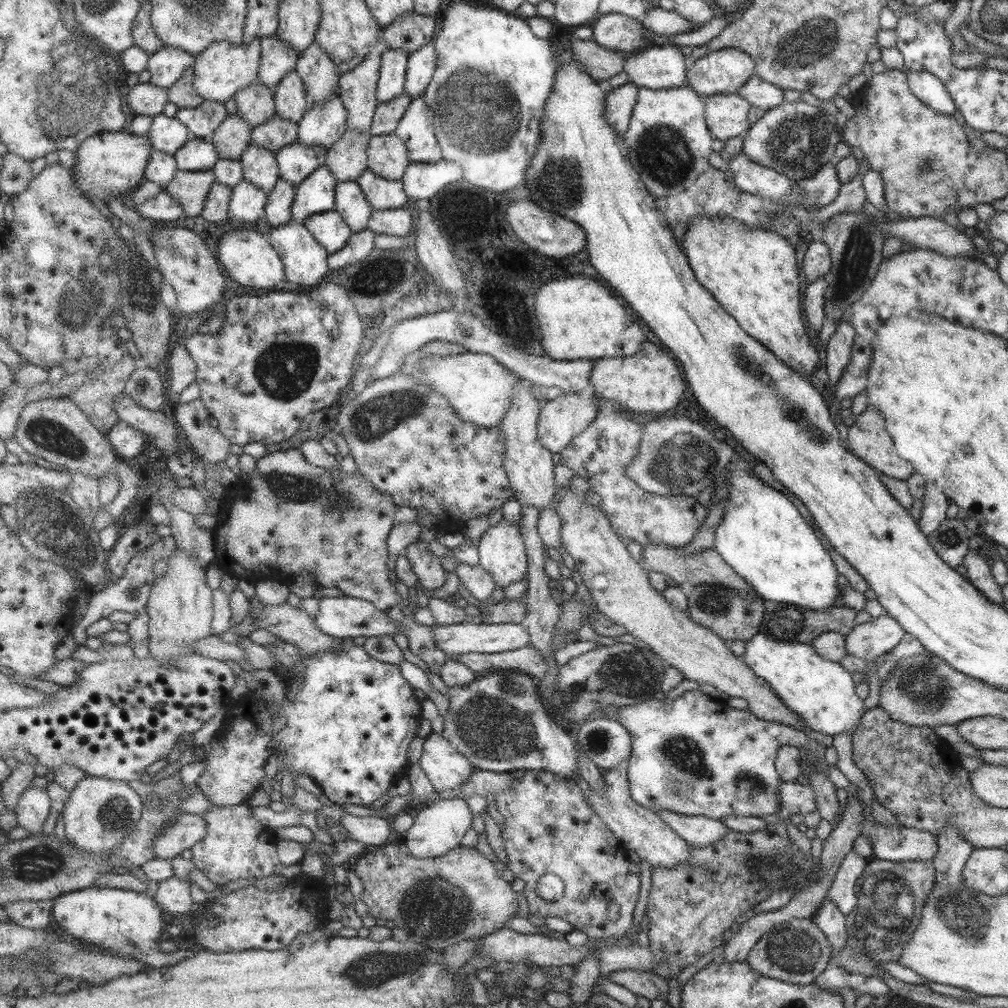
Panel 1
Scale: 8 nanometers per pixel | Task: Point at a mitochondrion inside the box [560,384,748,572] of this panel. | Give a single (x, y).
(682, 463)

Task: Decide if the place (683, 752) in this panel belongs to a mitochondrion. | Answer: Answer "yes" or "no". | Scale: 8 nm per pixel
yes

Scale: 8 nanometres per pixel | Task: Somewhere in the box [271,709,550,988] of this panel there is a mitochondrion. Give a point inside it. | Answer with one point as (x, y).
(437, 908)

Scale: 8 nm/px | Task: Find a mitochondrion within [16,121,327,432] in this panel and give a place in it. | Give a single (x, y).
(83, 299)

